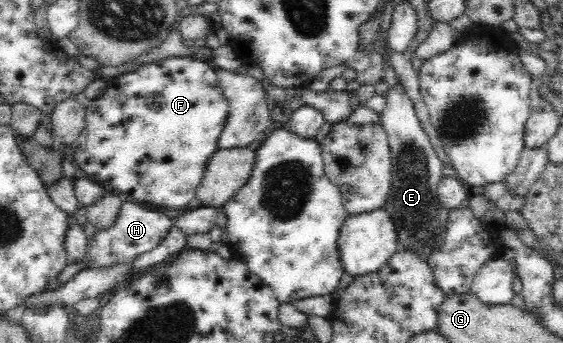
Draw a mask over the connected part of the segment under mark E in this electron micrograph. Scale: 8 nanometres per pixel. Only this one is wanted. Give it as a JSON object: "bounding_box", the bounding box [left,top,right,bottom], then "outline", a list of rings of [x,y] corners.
{"bounding_box":[380,77,449,260],"outline":[[[396,77],[397,83],[387,89],[387,105],[380,114],[383,129],[388,135],[392,155],[392,186],[385,210],[392,216],[396,226],[397,241],[405,251],[415,251],[426,260],[443,243],[449,210],[437,199],[437,188],[443,178],[443,164],[437,158],[429,137],[421,127],[420,120],[405,86]]]}

